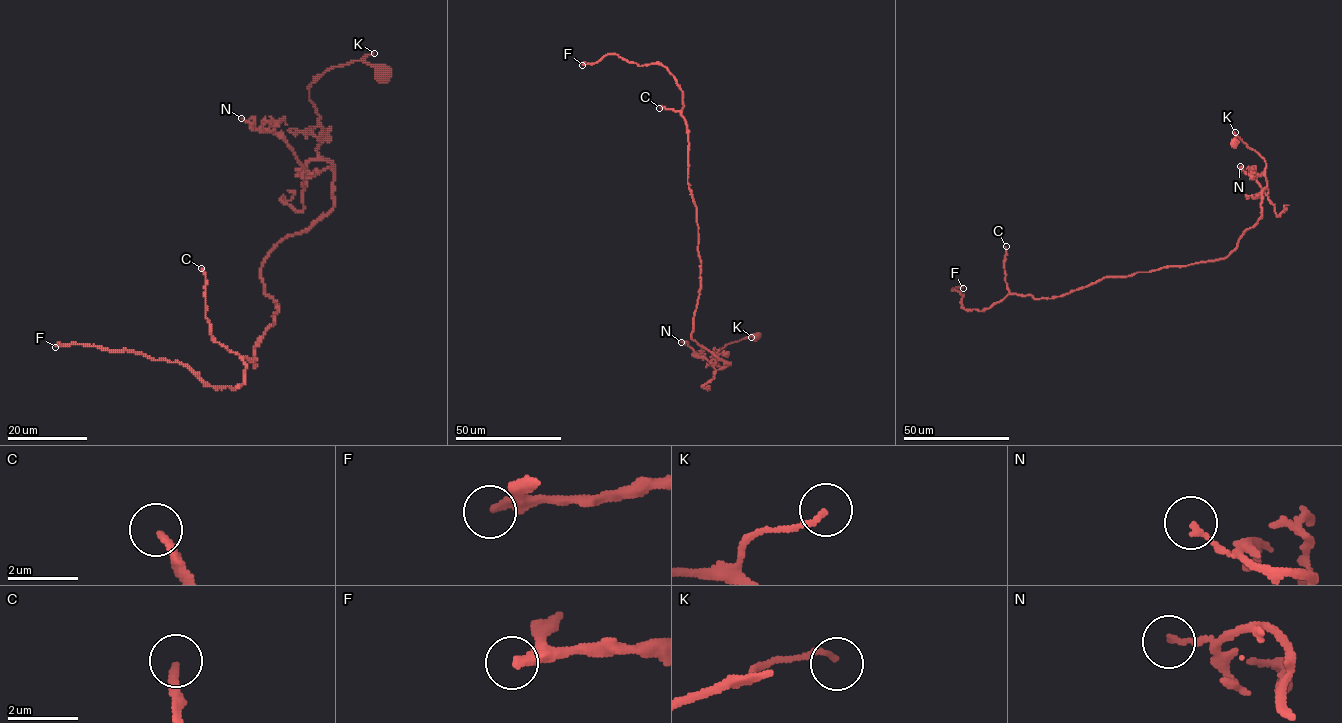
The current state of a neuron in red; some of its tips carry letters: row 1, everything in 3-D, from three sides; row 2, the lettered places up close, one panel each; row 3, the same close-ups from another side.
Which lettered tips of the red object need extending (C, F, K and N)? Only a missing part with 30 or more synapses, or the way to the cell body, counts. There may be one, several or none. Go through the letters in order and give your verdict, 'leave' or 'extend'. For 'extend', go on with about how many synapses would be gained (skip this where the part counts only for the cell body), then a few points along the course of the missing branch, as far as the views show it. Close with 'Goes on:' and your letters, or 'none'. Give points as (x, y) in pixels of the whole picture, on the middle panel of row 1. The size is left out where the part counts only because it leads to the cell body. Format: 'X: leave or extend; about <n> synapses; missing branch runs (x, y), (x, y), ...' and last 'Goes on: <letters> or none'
C: extend; about 150 synapses; missing branch runs (659, 108), (640, 114), (636, 121), (630, 149), (628, 152), (623, 147), (616, 152), (630, 163), (628, 167)
F: extend; about 80 synapses; missing branch runs (582, 65), (582, 76), (571, 85), (555, 87), (538, 80), (527, 92), (529, 98), (547, 99)
K: leave
N: leave
Goes on: C, F

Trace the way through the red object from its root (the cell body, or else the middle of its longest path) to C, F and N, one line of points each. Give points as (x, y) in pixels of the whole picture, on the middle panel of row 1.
C: (755, 336), (719, 351), (723, 369), (729, 363), (691, 338), (701, 261), (687, 124), (679, 111), (659, 108)
F: (755, 336), (719, 351), (723, 369), (729, 363), (691, 337), (701, 261), (675, 78), (616, 54), (582, 65)
N: (755, 336), (722, 348), (717, 363), (725, 368), (716, 370), (706, 359), (697, 357), (686, 341), (681, 342)

